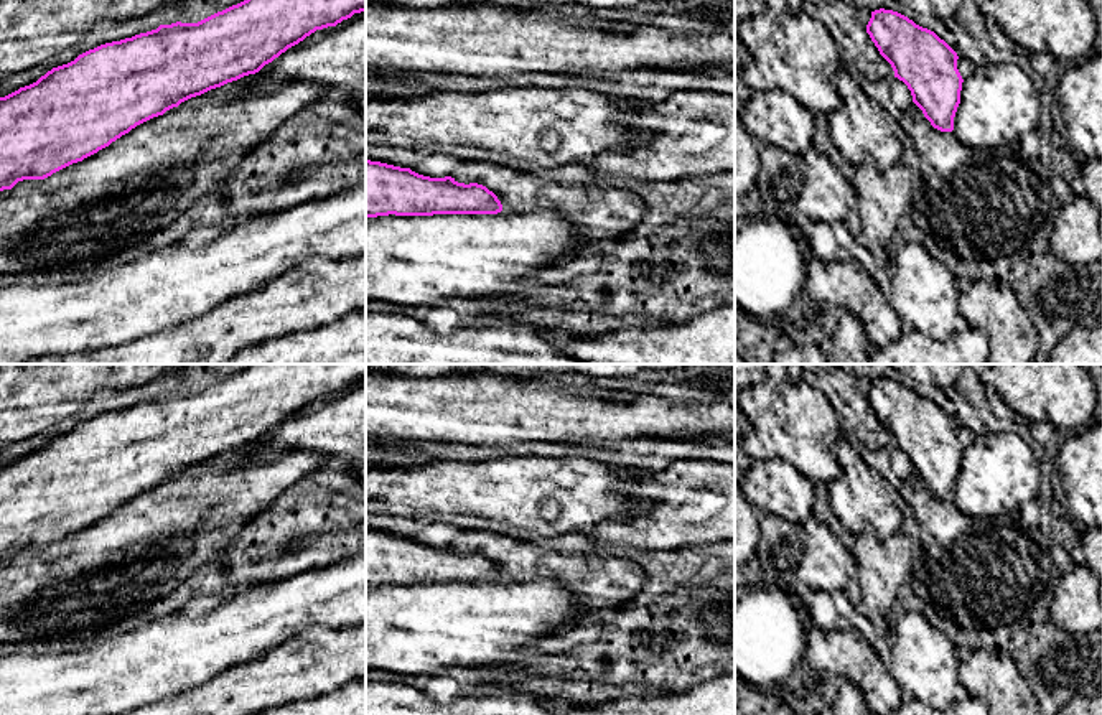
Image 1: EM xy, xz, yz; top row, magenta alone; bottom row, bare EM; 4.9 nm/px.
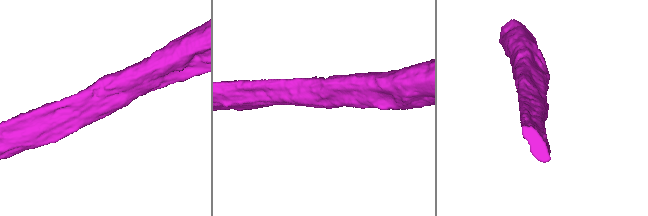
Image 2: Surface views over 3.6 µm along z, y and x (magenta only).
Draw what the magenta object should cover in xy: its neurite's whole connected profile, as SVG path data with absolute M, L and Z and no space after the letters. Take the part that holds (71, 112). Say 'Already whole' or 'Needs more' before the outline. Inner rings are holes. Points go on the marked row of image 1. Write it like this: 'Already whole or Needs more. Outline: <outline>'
Already whole. Outline: M244 0L198 23L160 25L156 30L100 44L53 68L36 82L0 97L0 191L23 180L44 180L109 147L137 125L181 102L259 72L316 30L336 26L366 12L366 0Z

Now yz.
Already whole. Outline: M893 10L871 12L866 33L931 125L952 132L964 82L957 53L934 31Z

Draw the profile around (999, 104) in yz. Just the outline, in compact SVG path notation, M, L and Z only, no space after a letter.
M1013 63L982 64L964 79L960 104L954 117L954 135L970 148L1016 147L1028 132L1036 132L1039 125L1041 99L1030 76Z

